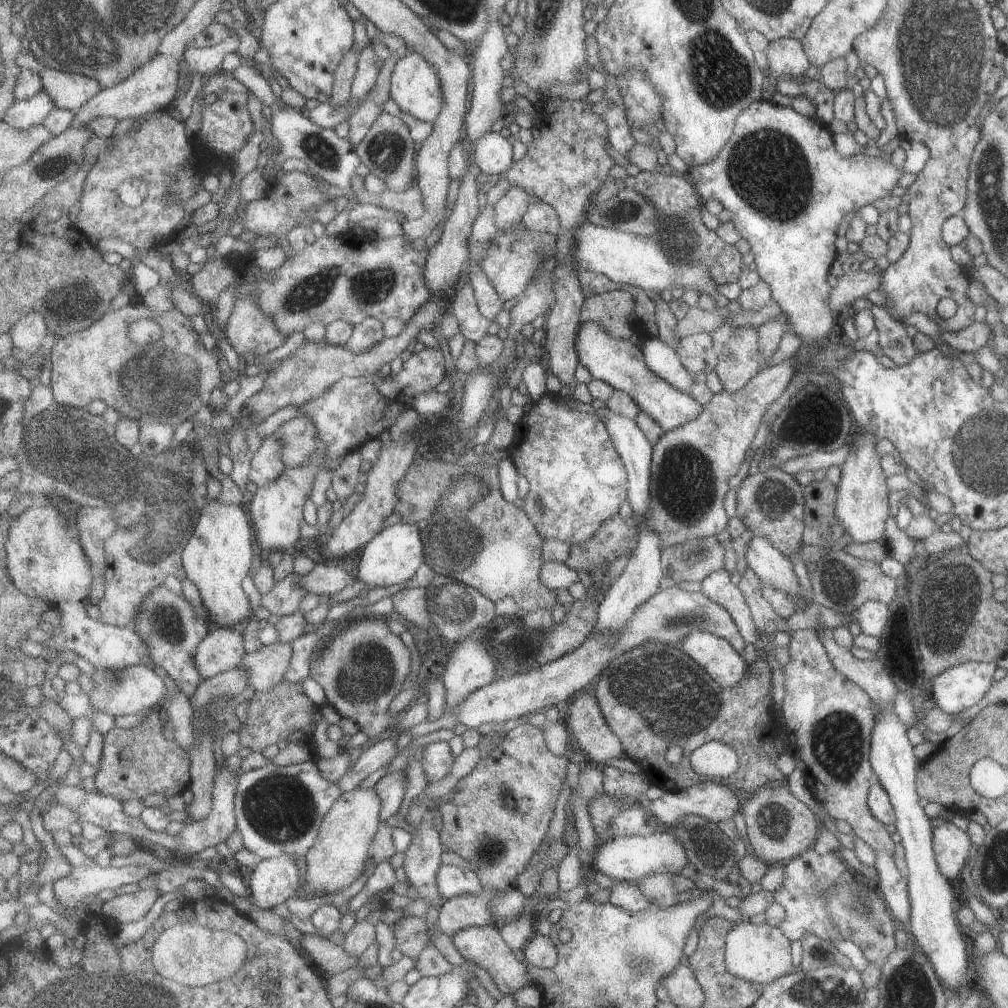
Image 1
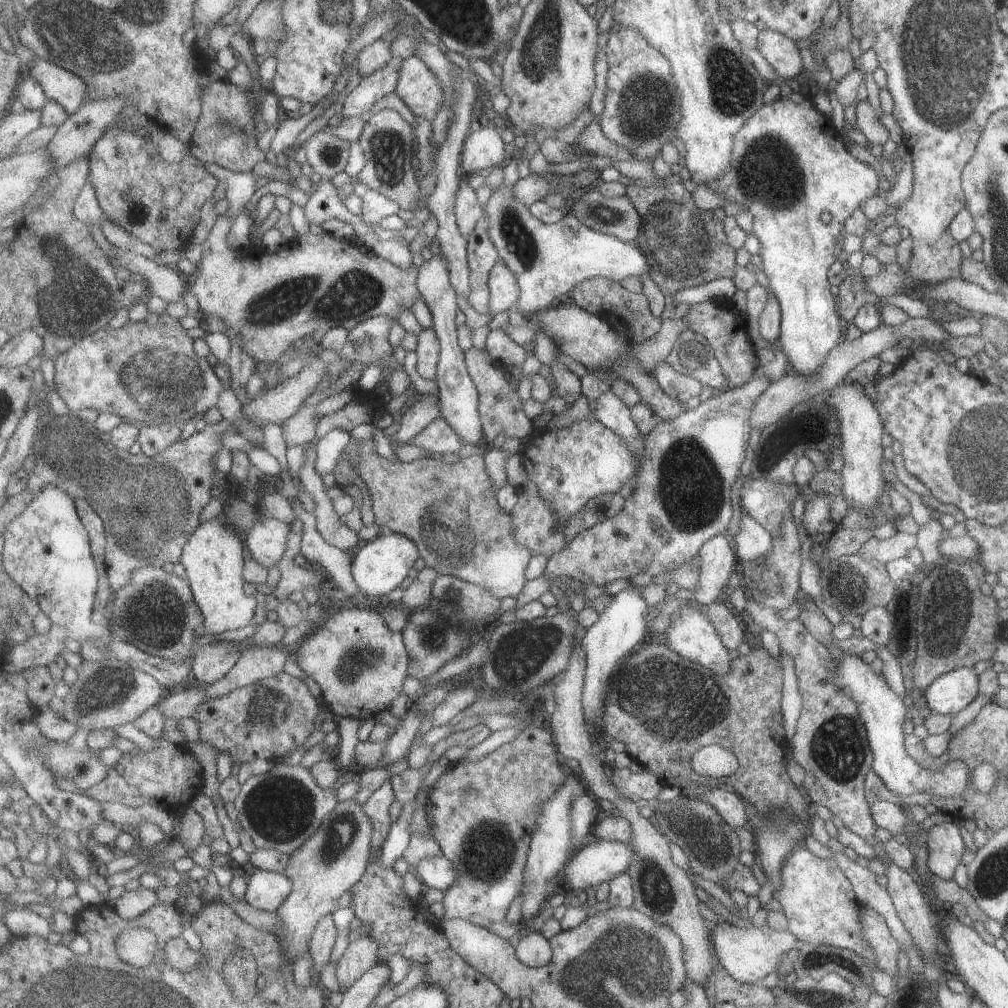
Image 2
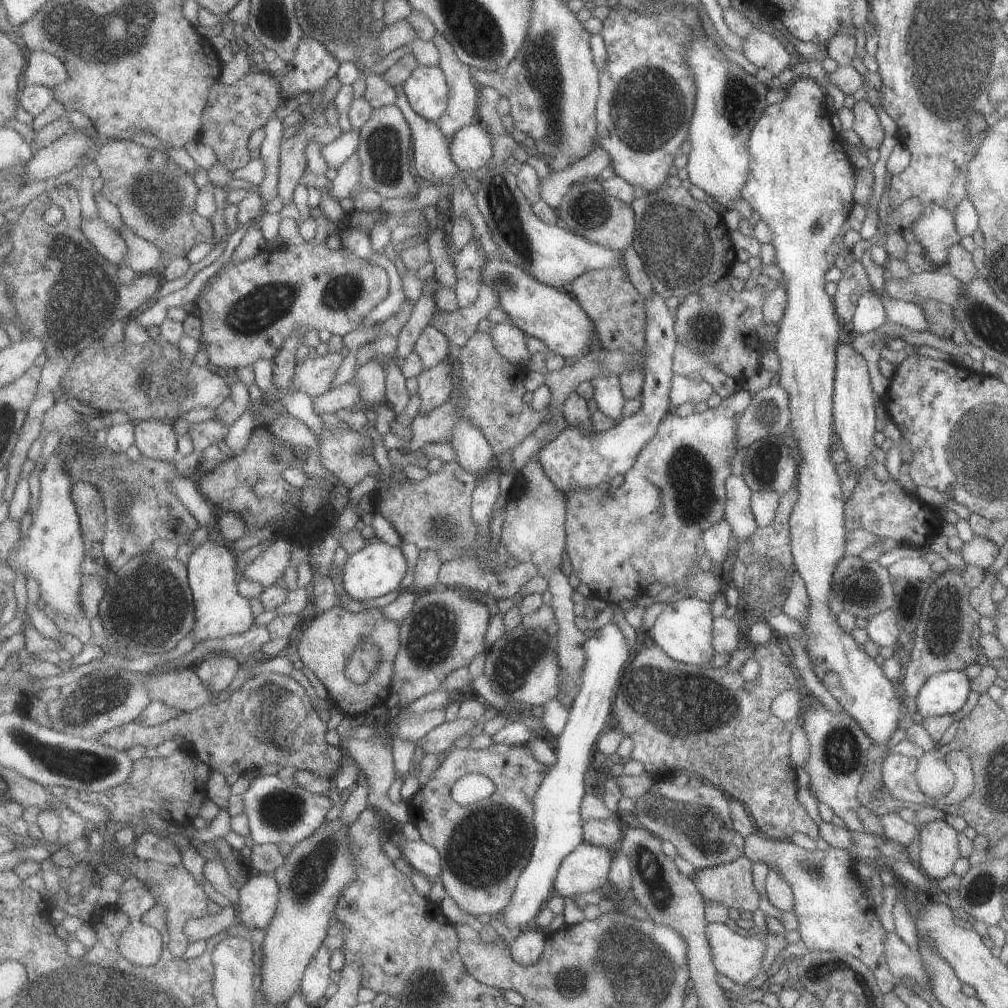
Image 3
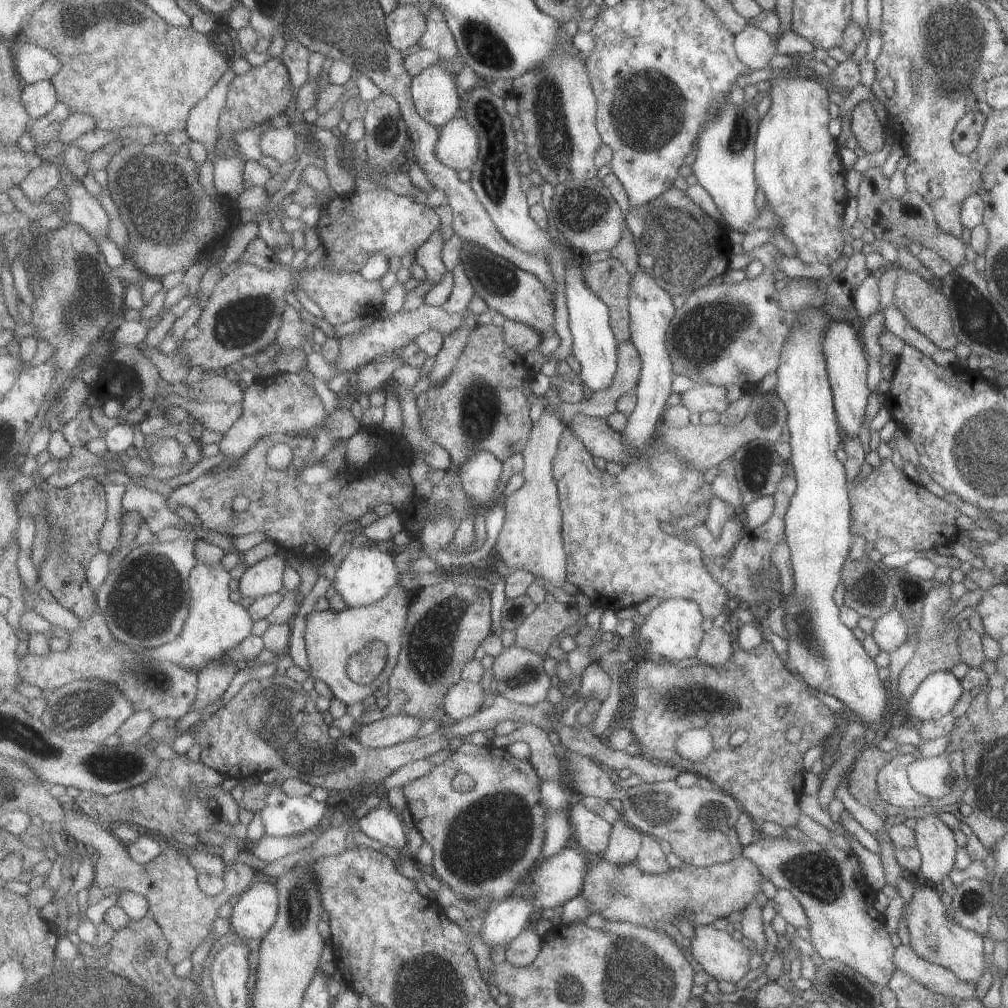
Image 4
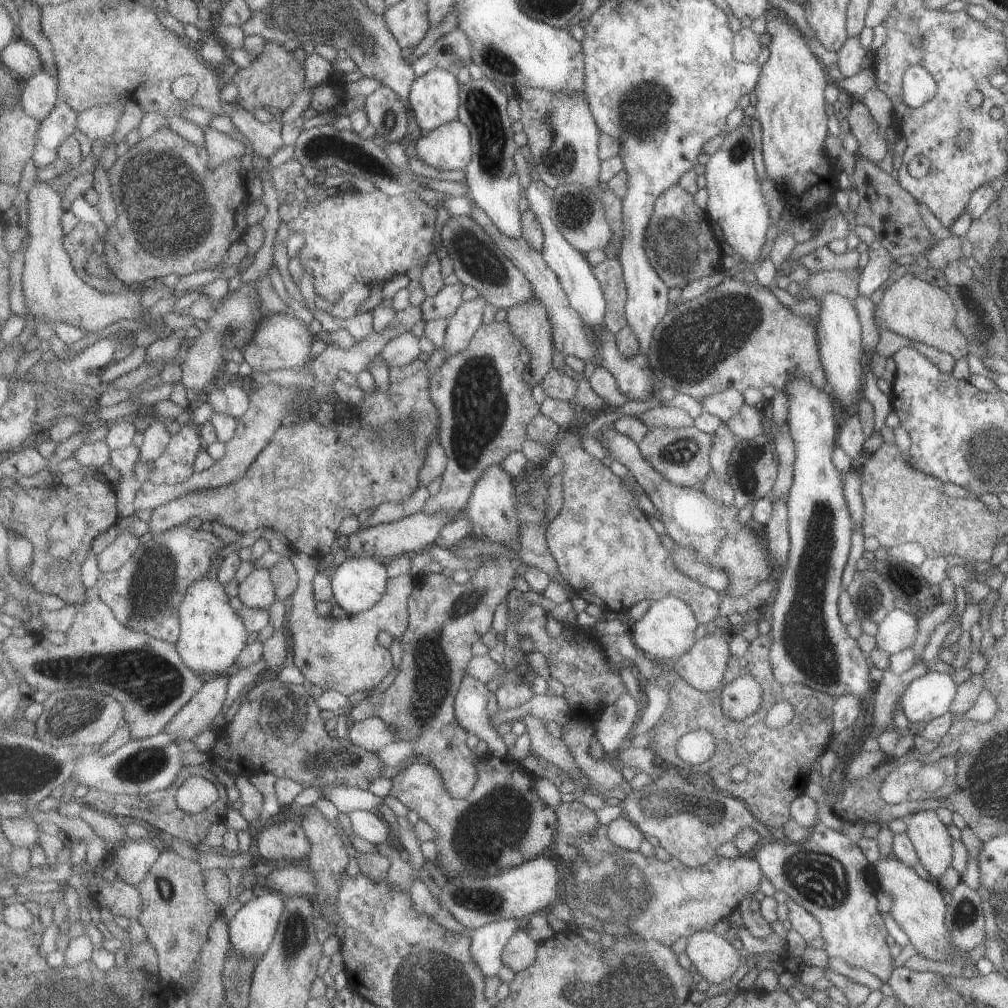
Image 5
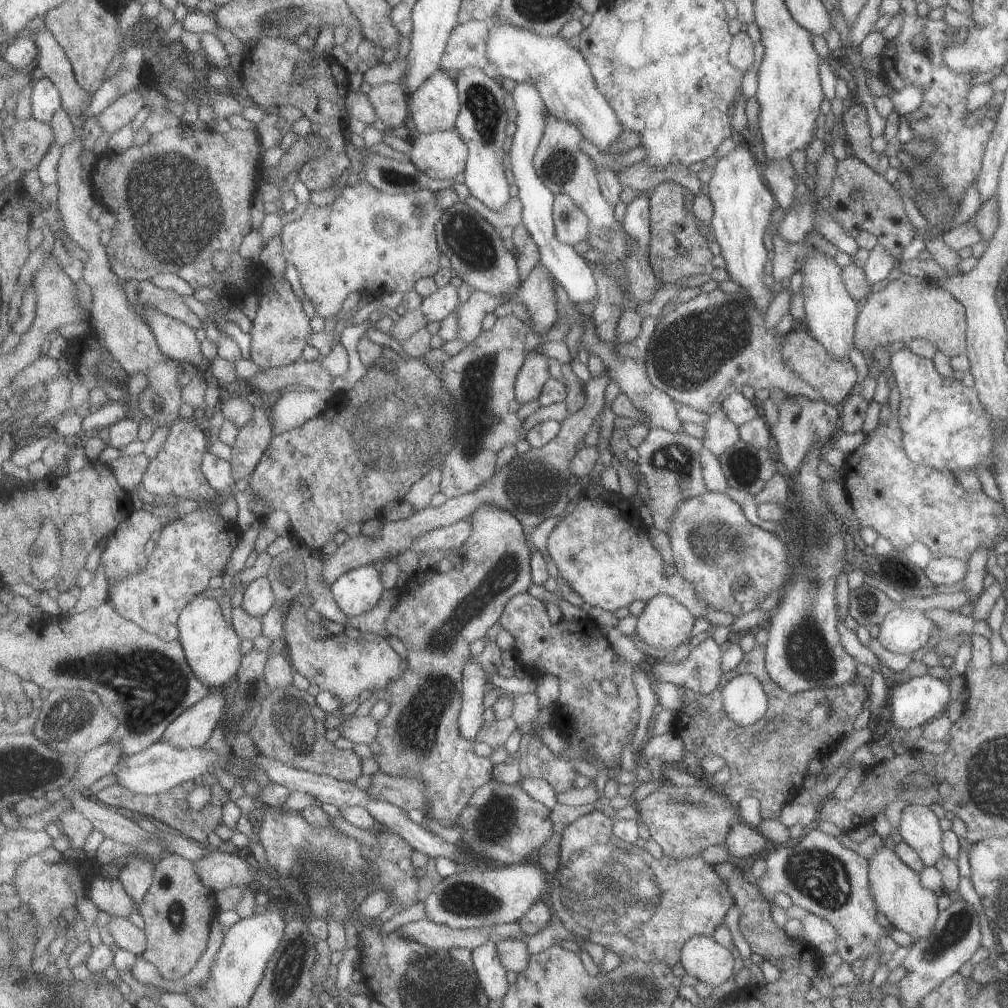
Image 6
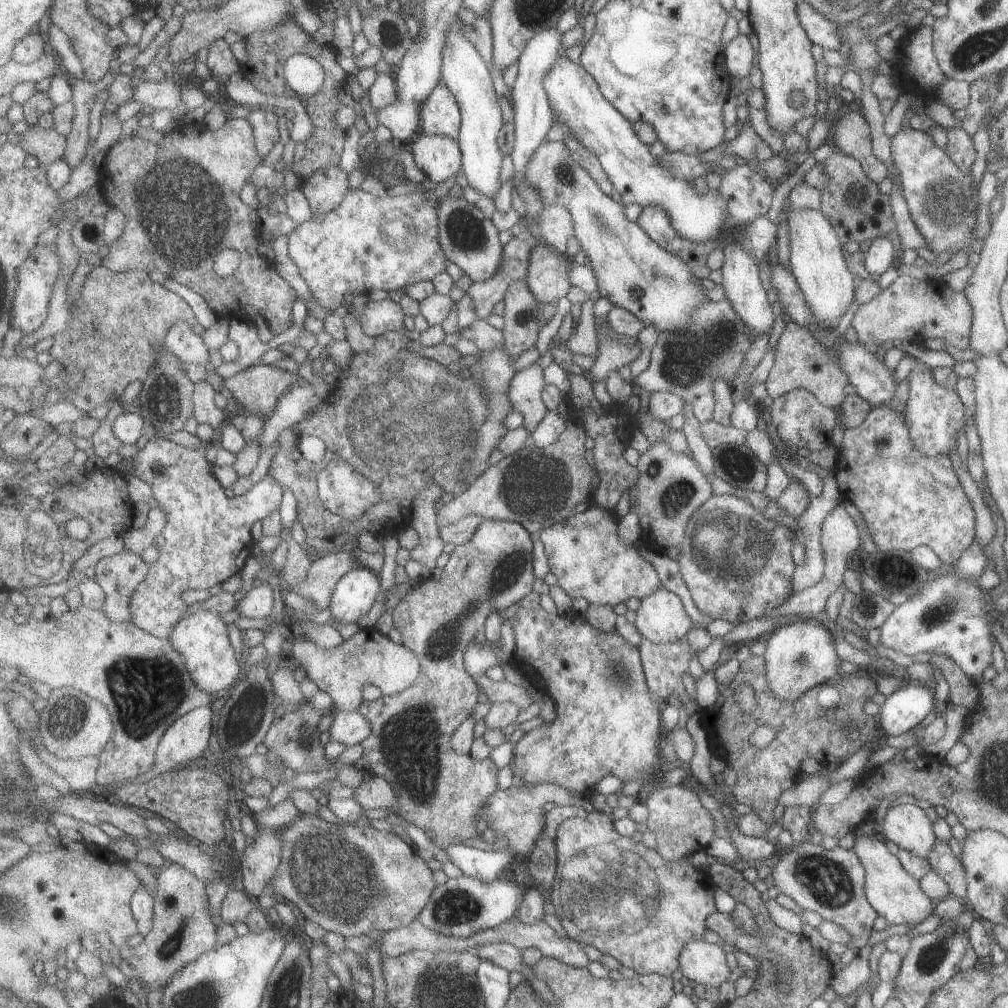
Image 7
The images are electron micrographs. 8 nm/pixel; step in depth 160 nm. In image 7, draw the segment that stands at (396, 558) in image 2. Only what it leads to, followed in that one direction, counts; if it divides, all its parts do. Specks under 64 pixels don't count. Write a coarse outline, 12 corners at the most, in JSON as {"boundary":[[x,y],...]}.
{"boundary":[[357,567],[330,602],[339,624],[369,614],[382,591],[379,574]]}

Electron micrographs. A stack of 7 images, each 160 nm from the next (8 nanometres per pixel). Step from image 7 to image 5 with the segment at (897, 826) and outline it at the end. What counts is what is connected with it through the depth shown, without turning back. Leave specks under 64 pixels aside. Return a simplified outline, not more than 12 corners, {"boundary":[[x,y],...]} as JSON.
{"boundary":[[934,810],[903,818],[918,863],[936,878],[951,860],[951,838]]}

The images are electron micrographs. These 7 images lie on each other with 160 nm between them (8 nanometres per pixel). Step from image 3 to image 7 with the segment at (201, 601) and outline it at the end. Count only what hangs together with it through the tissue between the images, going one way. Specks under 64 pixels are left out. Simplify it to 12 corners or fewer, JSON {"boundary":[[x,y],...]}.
{"boundary":[[217,612],[185,616],[173,630],[193,682],[211,693],[243,666]]}

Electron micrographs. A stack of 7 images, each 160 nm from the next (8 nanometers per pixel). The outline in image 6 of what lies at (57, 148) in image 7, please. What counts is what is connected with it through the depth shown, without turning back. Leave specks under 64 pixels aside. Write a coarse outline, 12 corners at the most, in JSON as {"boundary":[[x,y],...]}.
{"boundary":[[34,117],[4,130],[15,170],[31,170],[52,149],[49,123]]}

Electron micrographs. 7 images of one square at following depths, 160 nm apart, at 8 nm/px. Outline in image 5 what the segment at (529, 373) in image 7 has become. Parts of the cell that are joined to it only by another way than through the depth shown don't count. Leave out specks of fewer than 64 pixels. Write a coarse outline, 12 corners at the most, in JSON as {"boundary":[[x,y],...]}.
{"boundary":[[539,298],[505,320],[530,353],[523,380],[541,385],[554,369],[554,334]]}

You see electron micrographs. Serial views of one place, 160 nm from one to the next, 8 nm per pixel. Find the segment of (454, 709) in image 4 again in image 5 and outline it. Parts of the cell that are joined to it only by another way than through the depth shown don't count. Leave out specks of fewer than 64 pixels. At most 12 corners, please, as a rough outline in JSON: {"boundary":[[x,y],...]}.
{"boundary":[[466,674],[455,699],[457,720],[505,758],[507,742],[487,710],[493,692]]}

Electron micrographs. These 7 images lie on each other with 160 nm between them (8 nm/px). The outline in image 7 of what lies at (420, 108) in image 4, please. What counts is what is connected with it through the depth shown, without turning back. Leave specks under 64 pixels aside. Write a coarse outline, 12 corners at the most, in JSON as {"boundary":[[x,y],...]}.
{"boundary":[[442,82],[421,106],[423,133],[458,138],[460,104]]}

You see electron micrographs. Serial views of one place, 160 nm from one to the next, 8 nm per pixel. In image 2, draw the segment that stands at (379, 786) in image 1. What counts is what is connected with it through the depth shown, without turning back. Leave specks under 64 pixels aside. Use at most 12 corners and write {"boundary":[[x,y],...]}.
{"boundary":[[392,781],[363,805],[372,820],[372,852],[380,855],[392,824]]}

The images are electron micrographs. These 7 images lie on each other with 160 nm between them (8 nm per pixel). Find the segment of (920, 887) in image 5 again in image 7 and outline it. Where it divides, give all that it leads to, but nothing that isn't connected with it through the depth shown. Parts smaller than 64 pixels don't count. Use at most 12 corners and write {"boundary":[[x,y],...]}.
{"boundary":[[854,833],[864,896],[889,925],[917,925],[931,900],[878,834]]}

